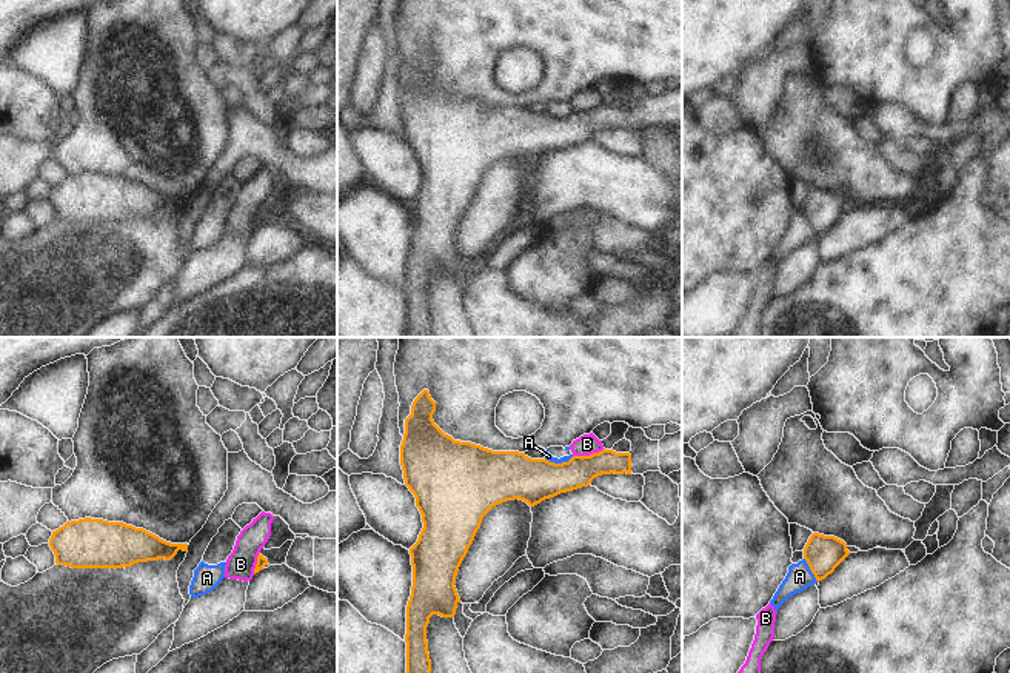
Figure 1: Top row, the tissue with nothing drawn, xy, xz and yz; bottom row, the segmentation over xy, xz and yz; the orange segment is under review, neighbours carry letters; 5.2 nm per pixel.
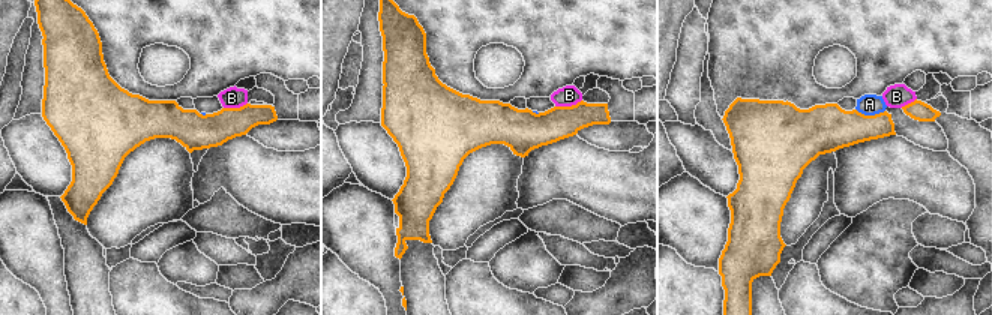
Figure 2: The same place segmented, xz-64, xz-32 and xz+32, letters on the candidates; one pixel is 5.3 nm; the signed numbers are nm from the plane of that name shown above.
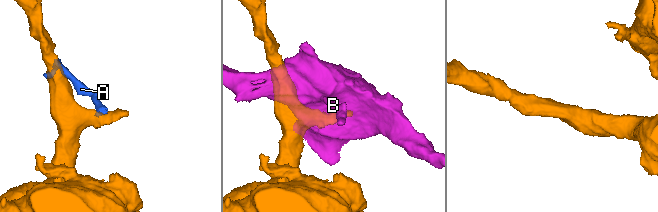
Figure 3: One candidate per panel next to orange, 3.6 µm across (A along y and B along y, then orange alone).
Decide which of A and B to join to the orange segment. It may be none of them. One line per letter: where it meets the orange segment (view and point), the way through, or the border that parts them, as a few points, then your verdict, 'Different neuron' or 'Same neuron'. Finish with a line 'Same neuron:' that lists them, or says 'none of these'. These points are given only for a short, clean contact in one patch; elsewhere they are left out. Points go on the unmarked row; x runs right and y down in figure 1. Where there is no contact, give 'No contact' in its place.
A: Touches orange at xz (559, 119). Boundary: xz (573, 111), (561, 117), (545, 114). Different neuron
B: Touches orange at xz (590, 110). Different neuron
Same neuron: none of these.

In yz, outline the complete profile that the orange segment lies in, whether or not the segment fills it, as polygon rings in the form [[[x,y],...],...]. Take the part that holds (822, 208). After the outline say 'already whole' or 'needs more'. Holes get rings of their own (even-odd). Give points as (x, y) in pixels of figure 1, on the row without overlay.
[[[813,188],[804,203],[804,214],[818,237],[831,229],[848,209],[844,196],[819,188]]] | already whole

